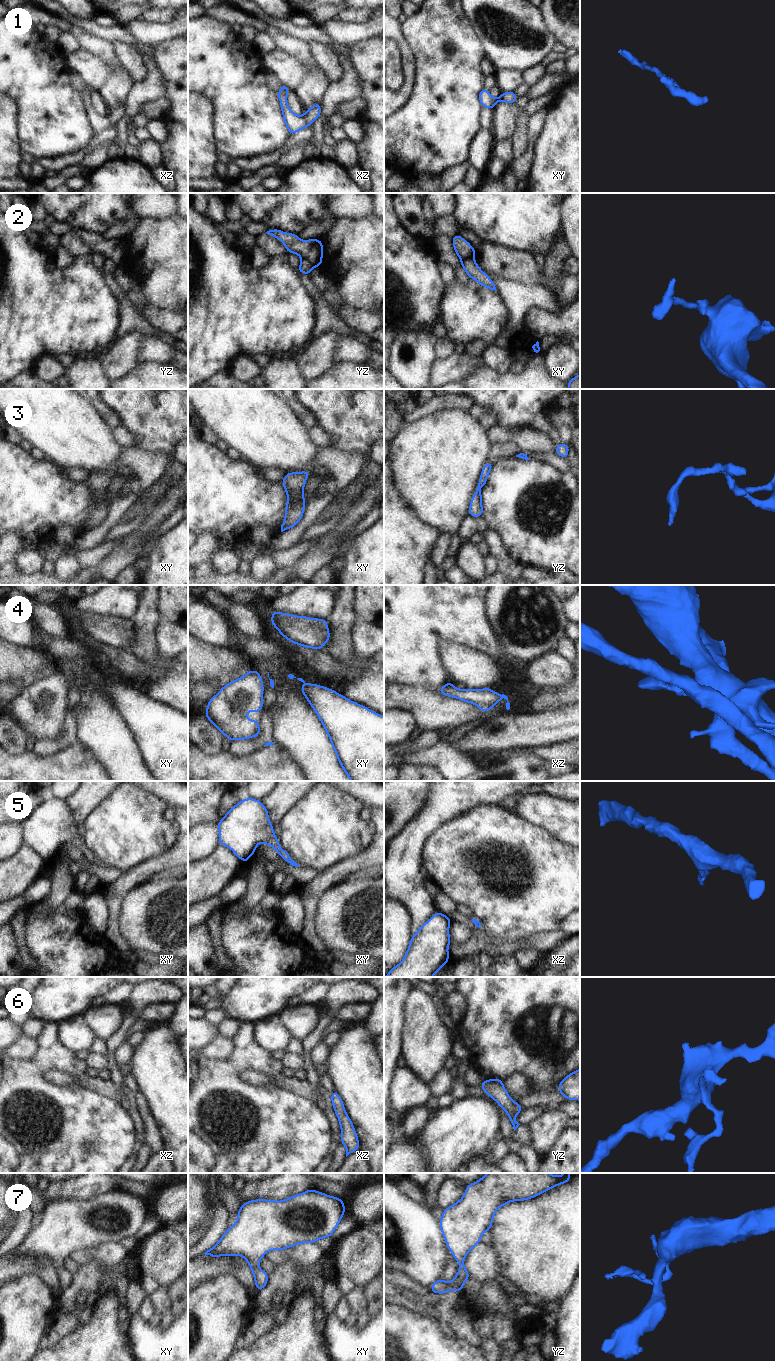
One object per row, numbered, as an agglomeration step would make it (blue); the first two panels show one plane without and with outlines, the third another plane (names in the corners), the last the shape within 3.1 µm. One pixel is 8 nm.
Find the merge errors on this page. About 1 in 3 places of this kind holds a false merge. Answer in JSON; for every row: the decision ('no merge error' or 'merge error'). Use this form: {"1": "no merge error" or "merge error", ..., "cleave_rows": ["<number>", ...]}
{"1": "no merge error", "2": "merge error", "3": "no merge error", "4": "no merge error", "5": "no merge error", "6": "no merge error", "7": "no merge error", "cleave_rows": ["2"]}

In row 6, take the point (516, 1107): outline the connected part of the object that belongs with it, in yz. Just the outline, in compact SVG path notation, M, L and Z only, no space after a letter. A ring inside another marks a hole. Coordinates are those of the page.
M496 1078L491 1080L485 1079L479 1086L505 1110L515 1131L520 1124L514 1118L524 1108L510 1098L507 1090L504 1088L503 1080Z

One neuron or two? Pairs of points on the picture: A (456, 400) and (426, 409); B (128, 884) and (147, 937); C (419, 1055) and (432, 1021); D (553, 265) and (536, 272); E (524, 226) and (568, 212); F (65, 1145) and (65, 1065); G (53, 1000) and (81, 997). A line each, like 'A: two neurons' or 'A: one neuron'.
A: one neuron
B: two neurons
C: one neuron
D: two neurons
E: two neurons
F: one neuron
G: one neuron

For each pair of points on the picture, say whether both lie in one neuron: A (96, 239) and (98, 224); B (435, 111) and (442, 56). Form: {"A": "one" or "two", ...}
{"A": "two", "B": "one"}

